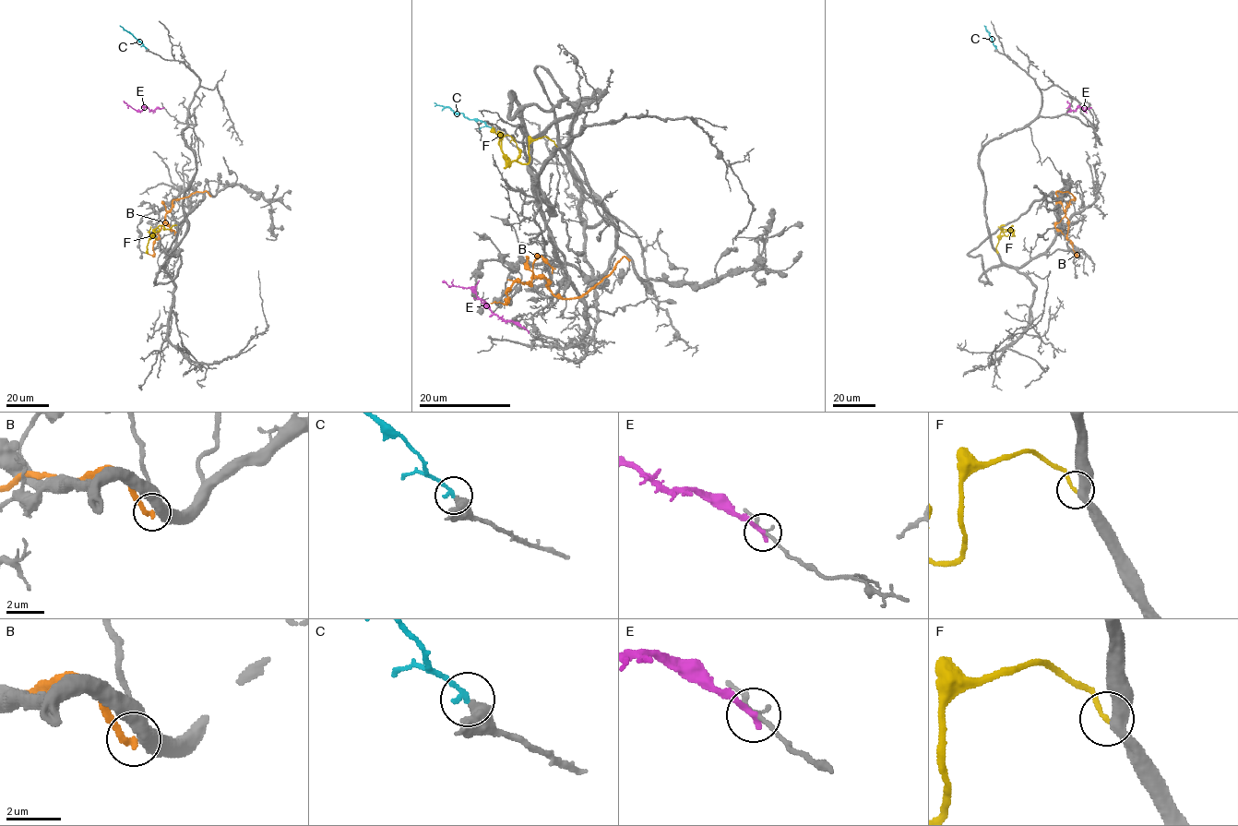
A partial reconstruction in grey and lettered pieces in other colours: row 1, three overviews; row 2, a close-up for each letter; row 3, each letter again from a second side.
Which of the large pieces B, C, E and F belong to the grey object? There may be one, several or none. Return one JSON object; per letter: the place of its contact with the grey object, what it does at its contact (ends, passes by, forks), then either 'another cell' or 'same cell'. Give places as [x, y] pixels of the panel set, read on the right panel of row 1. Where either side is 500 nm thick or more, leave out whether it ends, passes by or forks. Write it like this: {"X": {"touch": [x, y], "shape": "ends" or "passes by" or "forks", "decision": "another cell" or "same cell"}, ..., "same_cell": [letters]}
{"B": {"touch": [1057, 196], "shape": "ends", "decision": "another cell"}, "C": {"touch": [996, 48], "shape": "ends", "decision": "same cell"}, "E": {"touch": [1090, 107], "shape": "ends", "decision": "another cell"}, "F": {"touch": [1005, 225], "shape": "ends", "decision": "same cell"}, "same_cell": ["C", "F"]}

